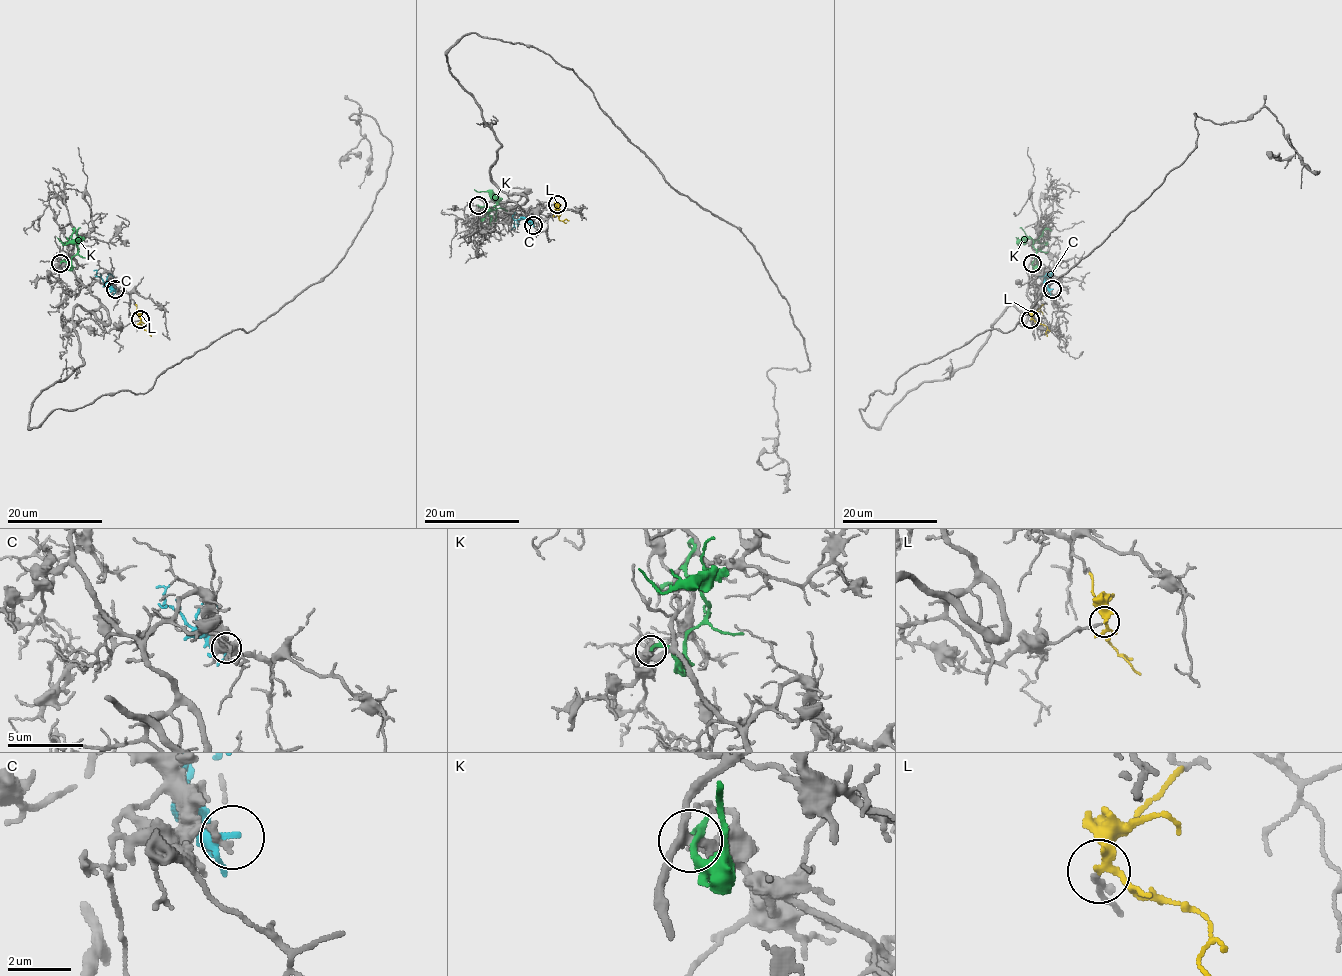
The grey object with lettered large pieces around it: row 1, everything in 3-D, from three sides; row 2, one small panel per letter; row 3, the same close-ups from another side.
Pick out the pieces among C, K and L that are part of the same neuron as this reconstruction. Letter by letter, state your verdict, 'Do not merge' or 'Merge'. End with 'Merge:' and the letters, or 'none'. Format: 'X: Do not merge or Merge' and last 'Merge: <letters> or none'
C: Do not merge
K: Do not merge
L: Merge
Merge: L

